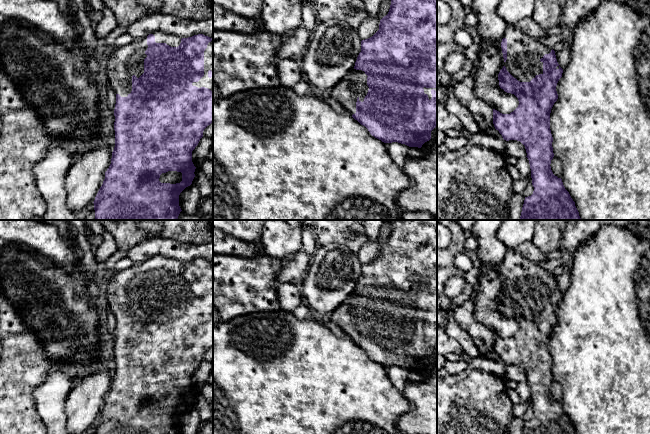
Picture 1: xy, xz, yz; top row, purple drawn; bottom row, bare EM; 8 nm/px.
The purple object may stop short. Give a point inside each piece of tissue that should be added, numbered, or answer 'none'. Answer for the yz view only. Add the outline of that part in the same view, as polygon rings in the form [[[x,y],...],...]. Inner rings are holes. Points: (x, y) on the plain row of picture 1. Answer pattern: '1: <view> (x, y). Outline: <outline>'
1: yz (524, 276). Outline: [[[506,247],[504,262],[507,263],[507,295],[520,306],[530,306],[536,299],[543,298],[540,285],[551,272],[523,257],[517,249]]]

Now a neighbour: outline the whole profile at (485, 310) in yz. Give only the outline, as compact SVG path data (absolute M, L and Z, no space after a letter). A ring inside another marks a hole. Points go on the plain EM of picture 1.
M501 268L483 272L473 298L473 320L502 338L510 338L519 329L518 322L499 310L498 298L505 290Z

